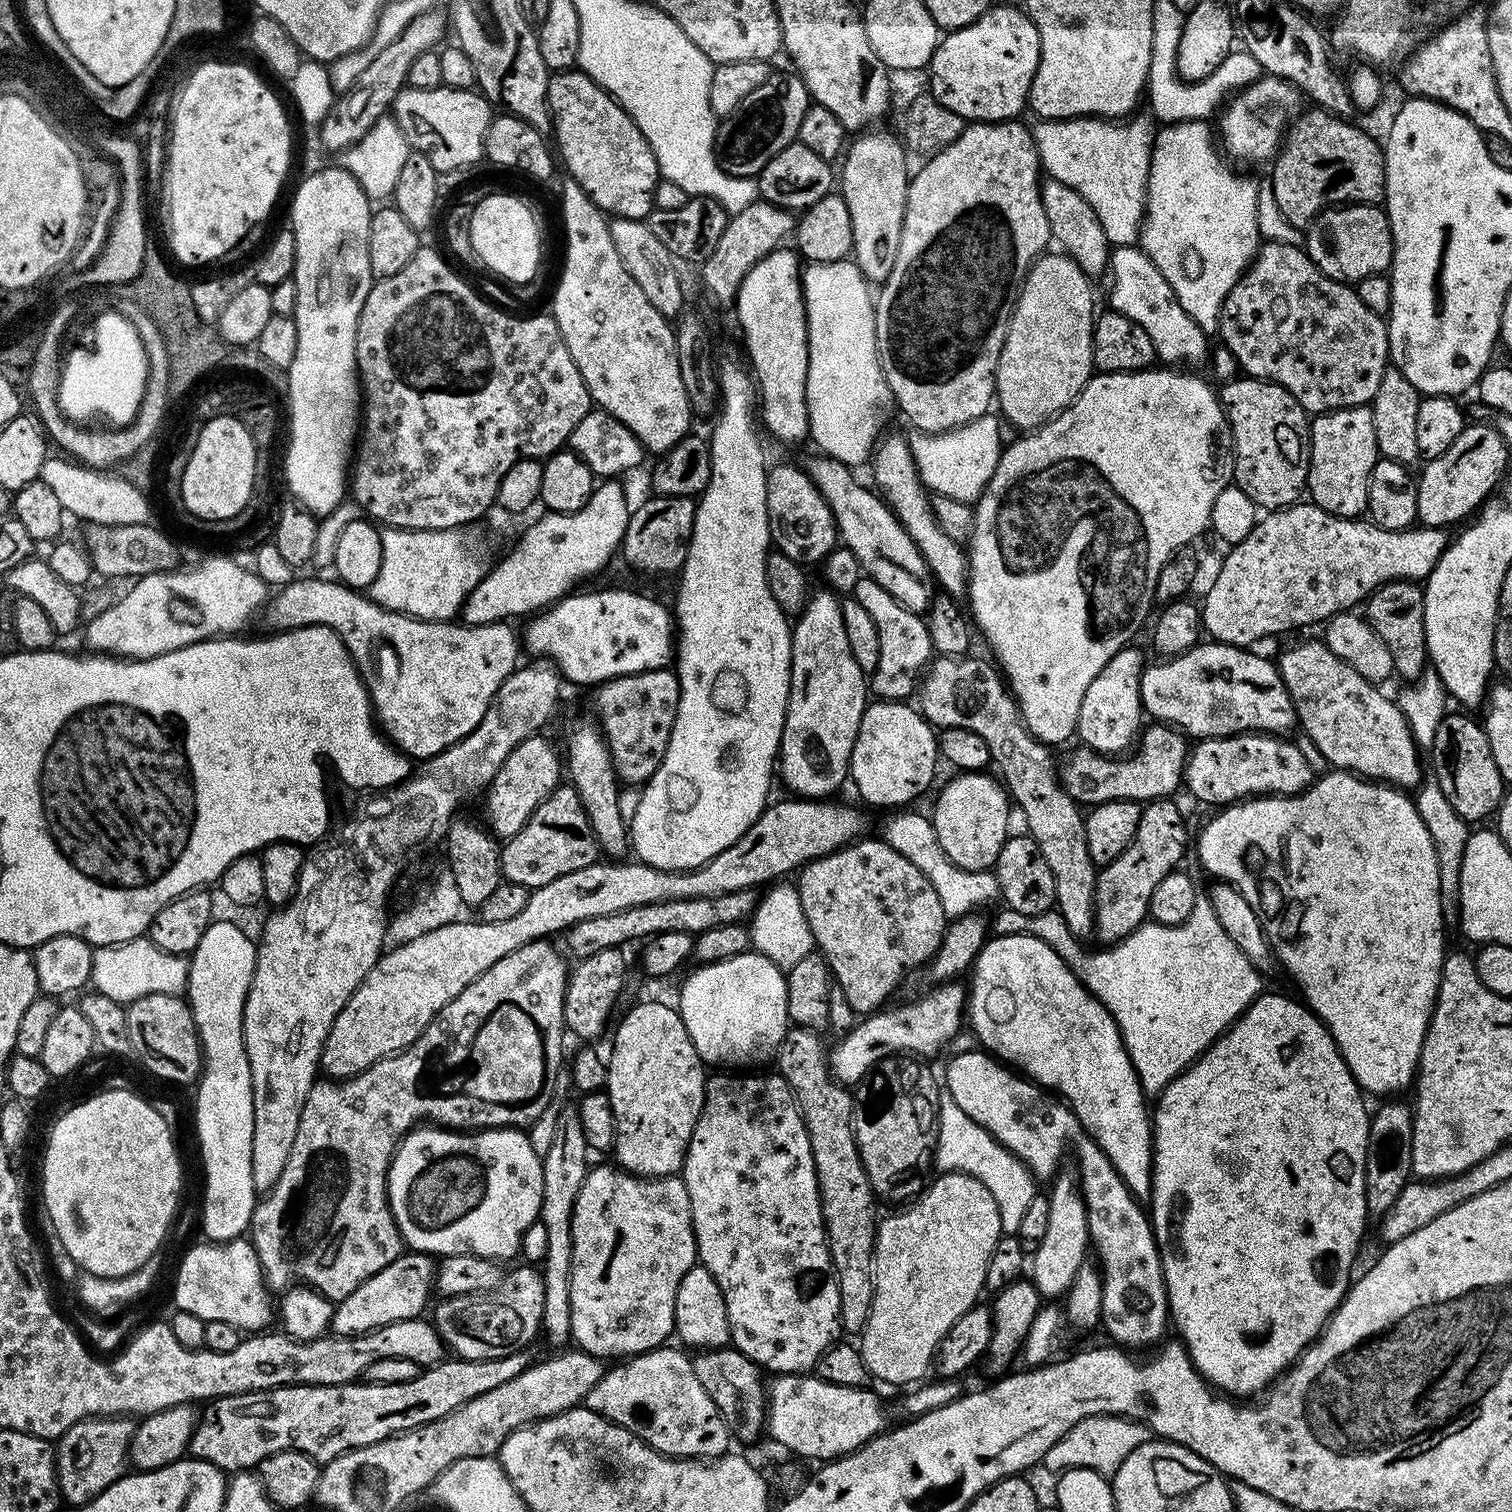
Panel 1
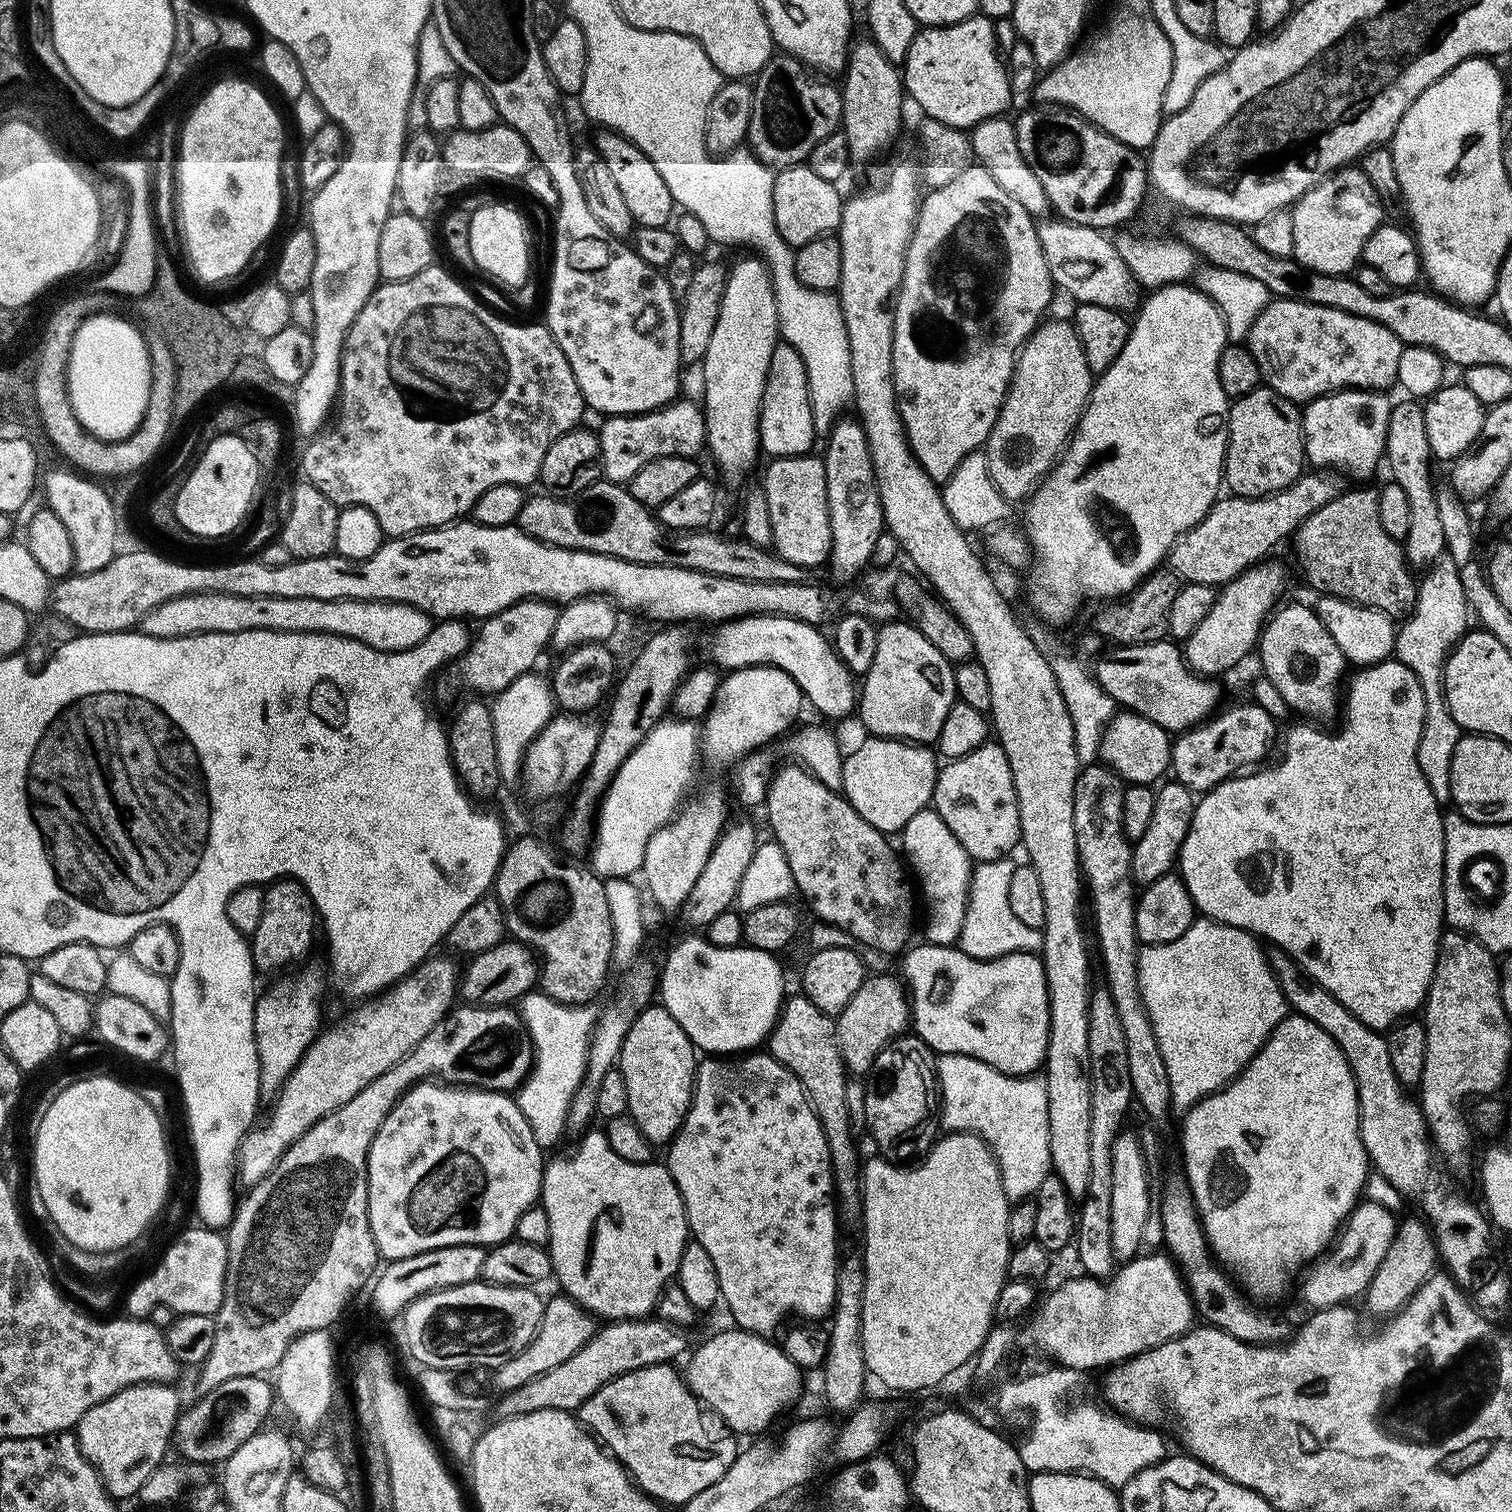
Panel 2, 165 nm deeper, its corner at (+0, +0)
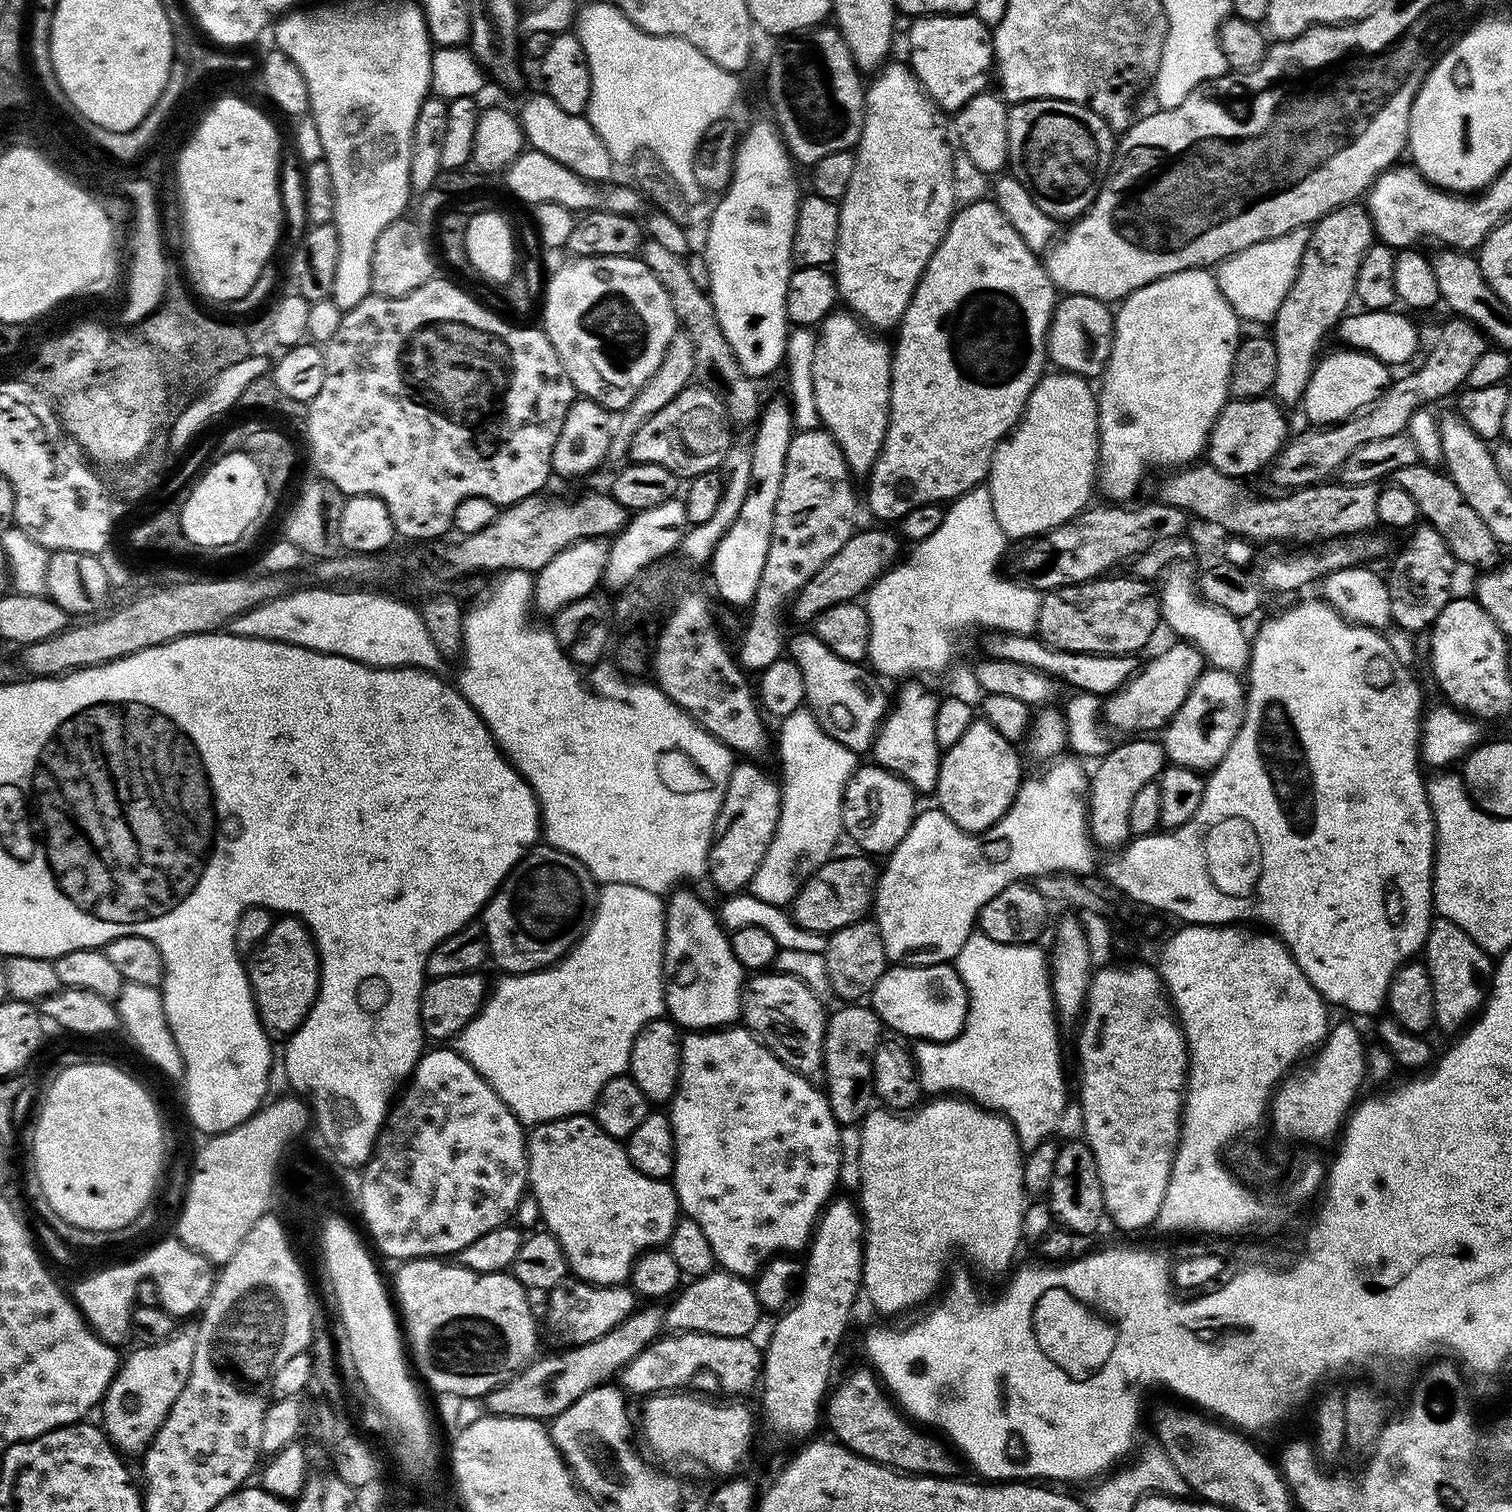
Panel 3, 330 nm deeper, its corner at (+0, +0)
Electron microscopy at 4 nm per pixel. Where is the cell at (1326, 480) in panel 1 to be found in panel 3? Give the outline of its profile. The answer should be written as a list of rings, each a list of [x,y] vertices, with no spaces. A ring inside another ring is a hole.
[[[1340,350],[1332,352],[1328,357],[1317,359],[1310,382],[1304,391],[1302,409],[1308,415],[1309,425],[1331,426],[1340,424],[1363,412],[1369,404],[1374,403],[1388,389],[1390,383],[1389,365],[1368,352]]]

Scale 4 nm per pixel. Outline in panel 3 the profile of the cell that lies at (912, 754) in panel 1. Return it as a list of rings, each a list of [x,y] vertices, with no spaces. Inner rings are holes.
[[[875,762],[867,763],[857,767],[844,791],[844,832],[847,839],[849,836],[860,847],[857,849],[861,853],[887,854],[896,849],[902,838],[906,838],[906,830],[910,830],[912,821],[916,819],[918,793],[900,776],[895,776]]]

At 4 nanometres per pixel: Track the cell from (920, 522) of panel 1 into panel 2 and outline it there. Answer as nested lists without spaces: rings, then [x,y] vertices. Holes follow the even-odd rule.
[[[892,160],[889,164],[879,164],[875,165],[876,177],[873,178],[872,184],[866,185],[857,196],[847,197],[838,229],[842,250],[842,278],[838,299],[850,346],[852,404],[860,411],[858,419],[866,434],[887,531],[898,538],[901,553],[905,557],[908,555],[909,562],[921,572],[919,575],[932,583],[931,591],[960,619],[961,626],[974,642],[975,663],[980,664],[982,670],[986,670],[986,678],[990,682],[990,728],[1000,749],[1006,754],[1006,762],[1010,762],[1014,790],[1018,798],[1020,844],[1028,851],[1027,863],[1031,864],[1032,869],[1038,874],[1038,882],[1042,882],[1042,898],[1046,898],[1042,959],[1048,983],[1050,1026],[1048,1055],[1042,1065],[1042,1075],[1048,1087],[1052,1172],[1058,1178],[1062,1178],[1069,1197],[1080,1198],[1087,1188],[1087,1175],[1090,1171],[1091,1074],[1087,1028],[1088,1000],[1094,988],[1092,968],[1088,965],[1088,944],[1084,941],[1084,928],[1080,925],[1082,873],[1074,834],[1074,786],[1076,775],[1079,774],[1082,765],[1078,760],[1078,754],[1075,753],[1075,734],[1070,713],[1066,708],[1066,702],[1063,701],[1058,682],[1055,681],[1054,671],[1043,657],[1044,648],[1036,645],[1028,637],[1027,630],[1016,621],[1016,616],[1012,613],[1011,606],[1004,601],[999,586],[992,581],[991,574],[976,557],[971,542],[964,537],[967,536],[965,529],[957,526],[954,518],[950,518],[937,481],[929,478],[926,470],[922,470],[908,445],[908,435],[900,417],[900,407],[894,390],[894,326],[890,305],[900,289],[904,259],[912,241],[912,233],[916,231],[922,203],[922,176],[917,165],[915,168],[908,160]]]

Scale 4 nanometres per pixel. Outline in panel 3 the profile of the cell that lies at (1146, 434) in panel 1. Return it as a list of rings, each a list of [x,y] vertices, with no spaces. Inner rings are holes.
[[[1191,268],[1175,272],[1161,280],[1142,286],[1137,292],[1125,296],[1114,316],[1114,331],[1112,334],[1112,353],[1108,366],[1102,373],[1098,384],[1098,422],[1100,423],[1100,459],[1098,461],[1098,488],[1105,492],[1107,499],[1112,502],[1128,502],[1140,488],[1144,475],[1148,472],[1148,464],[1180,464],[1188,466],[1199,461],[1205,455],[1208,447],[1208,435],[1212,433],[1218,414],[1228,403],[1230,393],[1228,379],[1232,373],[1232,363],[1236,353],[1236,345],[1242,339],[1242,321],[1236,311],[1226,302],[1222,290],[1218,286],[1215,275],[1202,268]]]

